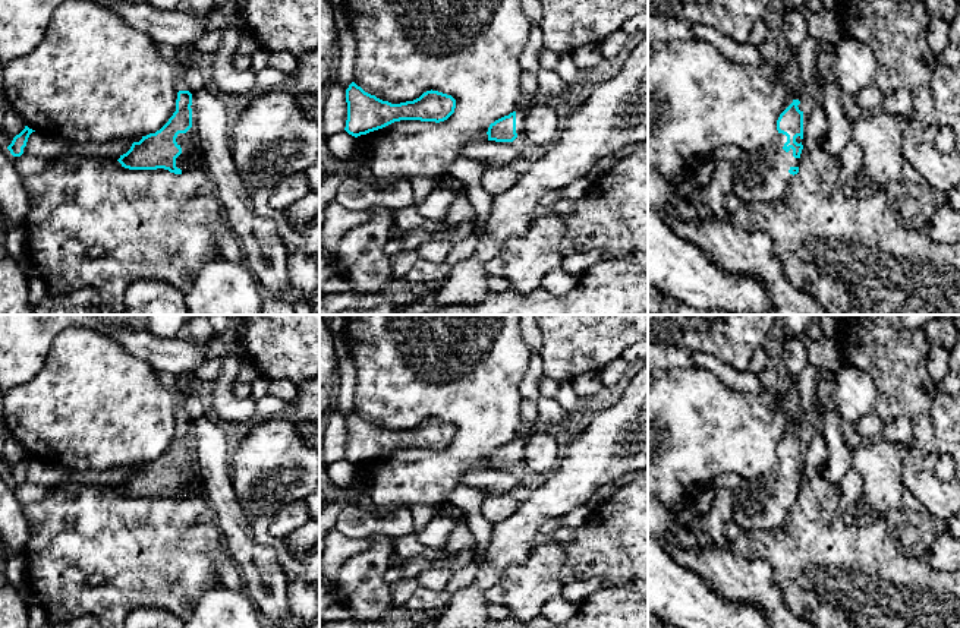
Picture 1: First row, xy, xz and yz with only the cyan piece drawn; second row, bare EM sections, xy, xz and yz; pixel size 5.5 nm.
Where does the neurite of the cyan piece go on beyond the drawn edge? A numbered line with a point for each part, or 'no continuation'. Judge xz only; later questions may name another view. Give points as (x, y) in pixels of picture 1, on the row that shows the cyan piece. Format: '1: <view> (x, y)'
1: xz (528, 101)

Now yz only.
1: yz (762, 176)

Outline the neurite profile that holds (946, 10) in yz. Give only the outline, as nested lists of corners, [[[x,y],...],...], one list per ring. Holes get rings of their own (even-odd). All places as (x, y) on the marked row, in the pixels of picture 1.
[[[923,0],[926,10],[931,16],[935,16],[950,23],[960,12],[957,0]]]

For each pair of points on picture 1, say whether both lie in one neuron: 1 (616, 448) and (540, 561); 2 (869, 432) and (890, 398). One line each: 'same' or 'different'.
1: different
2: different

